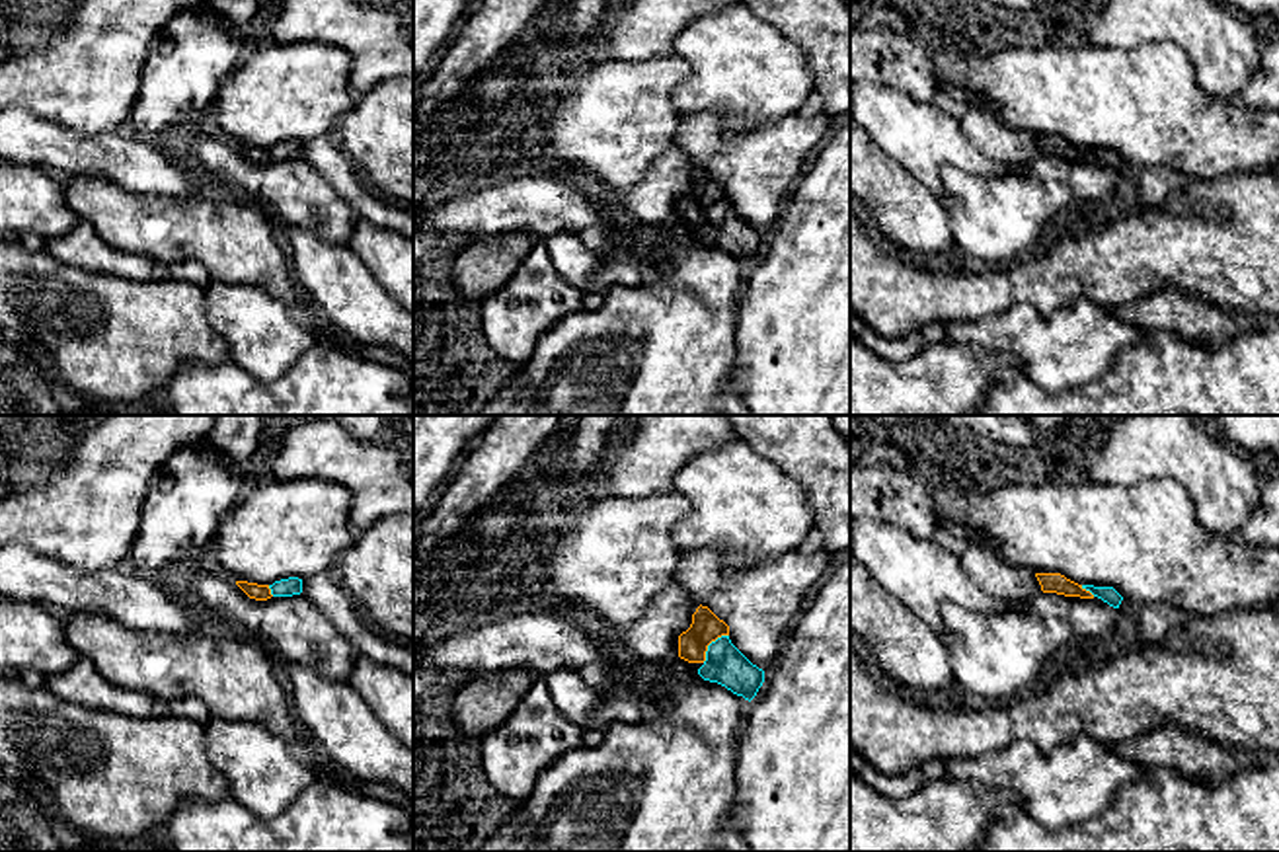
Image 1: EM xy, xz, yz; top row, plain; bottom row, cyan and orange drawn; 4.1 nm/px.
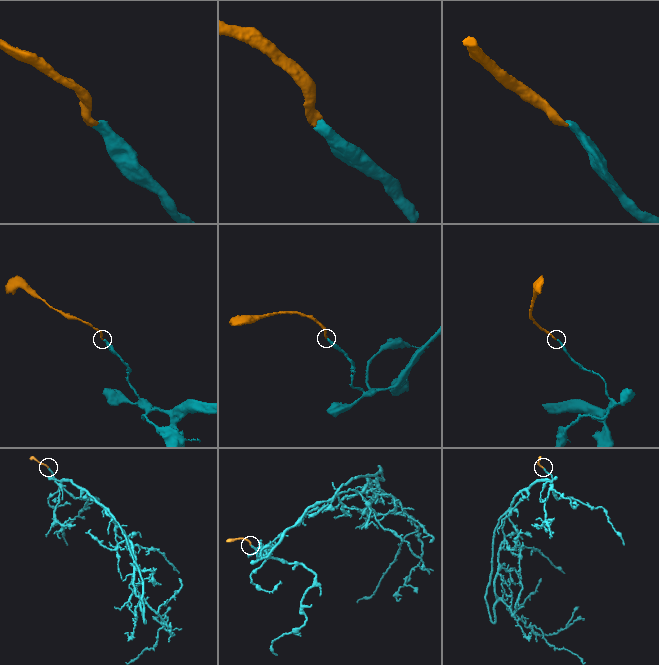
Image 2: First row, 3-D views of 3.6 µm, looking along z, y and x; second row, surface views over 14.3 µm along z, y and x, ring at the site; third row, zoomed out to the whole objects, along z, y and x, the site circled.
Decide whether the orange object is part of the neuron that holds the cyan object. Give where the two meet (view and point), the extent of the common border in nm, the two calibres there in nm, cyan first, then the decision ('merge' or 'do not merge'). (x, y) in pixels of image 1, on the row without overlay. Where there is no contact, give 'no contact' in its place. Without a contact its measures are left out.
meets cyan in xz at (710, 207); contact 160 nm long; 160 nm thick on the cyan side, 130 nm on the other; merge

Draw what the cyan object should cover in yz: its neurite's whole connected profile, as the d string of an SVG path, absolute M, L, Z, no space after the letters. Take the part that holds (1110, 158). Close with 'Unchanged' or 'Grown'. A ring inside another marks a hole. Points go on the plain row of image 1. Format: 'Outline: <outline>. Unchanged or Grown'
Outline: M1035 136L1043 156L1057 156L1065 160L1102 162L1113 172L1119 172L1123 160L1113 150L1078 148L1061 136Z. Grown

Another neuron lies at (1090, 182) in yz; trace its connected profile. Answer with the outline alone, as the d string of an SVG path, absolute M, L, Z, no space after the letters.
M1057 156L1035 158L1026 172L1037 179L1057 179L1068 185L1072 199L1086 211L1115 195L1113 170L1102 162L1065 160Z

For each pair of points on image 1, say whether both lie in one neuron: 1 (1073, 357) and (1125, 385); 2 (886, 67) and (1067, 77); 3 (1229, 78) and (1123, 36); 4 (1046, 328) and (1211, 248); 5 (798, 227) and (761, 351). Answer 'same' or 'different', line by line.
1: different
2: different
3: same
4: different
5: same

